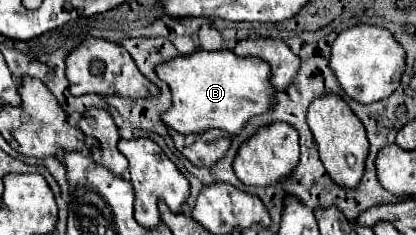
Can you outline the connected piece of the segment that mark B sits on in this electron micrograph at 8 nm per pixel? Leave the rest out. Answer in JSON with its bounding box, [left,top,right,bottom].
[155,51,275,135]

